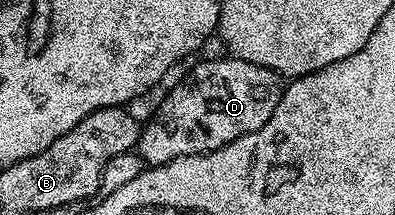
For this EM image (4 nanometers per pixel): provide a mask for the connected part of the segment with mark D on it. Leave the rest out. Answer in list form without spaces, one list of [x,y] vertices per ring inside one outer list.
[[[234,58],[227,60],[203,60],[191,68],[191,73],[180,84],[171,88],[171,93],[159,104],[159,109],[151,116],[148,124],[142,125],[139,133],[137,151],[143,158],[144,165],[154,166],[173,162],[182,156],[196,156],[199,152],[212,152],[224,148],[238,136],[246,132],[256,132],[269,122],[269,114],[279,105],[281,80],[265,66],[253,66],[253,62],[245,62]]]

